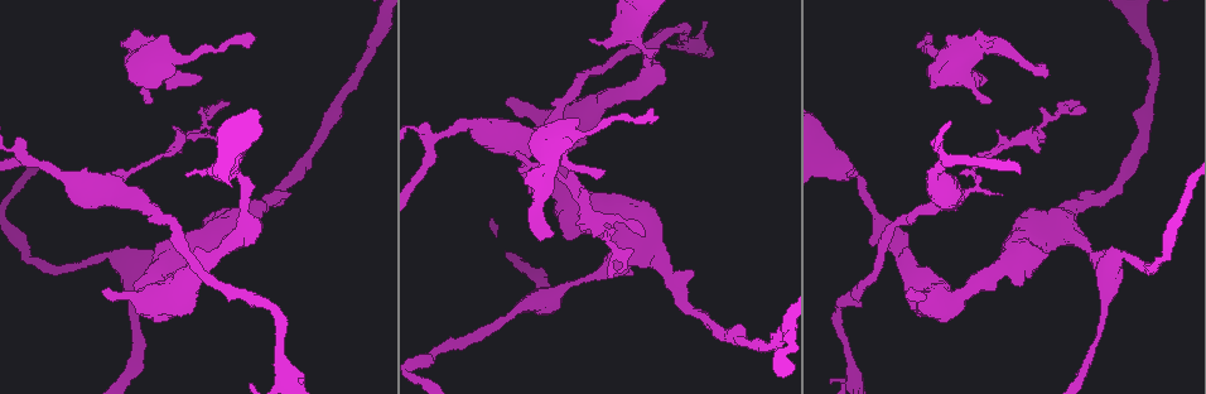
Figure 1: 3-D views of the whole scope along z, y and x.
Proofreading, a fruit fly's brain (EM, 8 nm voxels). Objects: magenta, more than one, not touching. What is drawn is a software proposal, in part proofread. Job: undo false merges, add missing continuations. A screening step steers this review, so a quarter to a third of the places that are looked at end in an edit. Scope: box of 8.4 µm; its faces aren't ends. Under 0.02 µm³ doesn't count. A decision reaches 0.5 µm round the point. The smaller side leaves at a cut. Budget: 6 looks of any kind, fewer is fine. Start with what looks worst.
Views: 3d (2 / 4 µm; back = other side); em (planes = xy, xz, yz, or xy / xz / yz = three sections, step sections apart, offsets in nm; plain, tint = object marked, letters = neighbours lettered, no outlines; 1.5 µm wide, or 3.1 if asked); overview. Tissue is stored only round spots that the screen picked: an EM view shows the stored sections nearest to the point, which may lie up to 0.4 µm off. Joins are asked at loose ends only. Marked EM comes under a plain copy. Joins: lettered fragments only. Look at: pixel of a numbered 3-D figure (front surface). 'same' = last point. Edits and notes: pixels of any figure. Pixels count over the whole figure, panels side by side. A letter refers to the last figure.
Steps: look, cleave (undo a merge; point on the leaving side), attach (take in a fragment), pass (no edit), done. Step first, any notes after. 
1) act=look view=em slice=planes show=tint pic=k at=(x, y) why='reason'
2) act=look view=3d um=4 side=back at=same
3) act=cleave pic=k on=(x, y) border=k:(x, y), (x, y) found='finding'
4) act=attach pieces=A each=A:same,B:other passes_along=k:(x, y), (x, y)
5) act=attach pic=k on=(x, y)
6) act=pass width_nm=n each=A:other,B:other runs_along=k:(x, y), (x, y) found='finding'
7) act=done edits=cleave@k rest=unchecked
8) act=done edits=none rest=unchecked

act=look view=em slice=xy step=4 show=letters pic=1 at=(1042, 66) why='branch stops here'

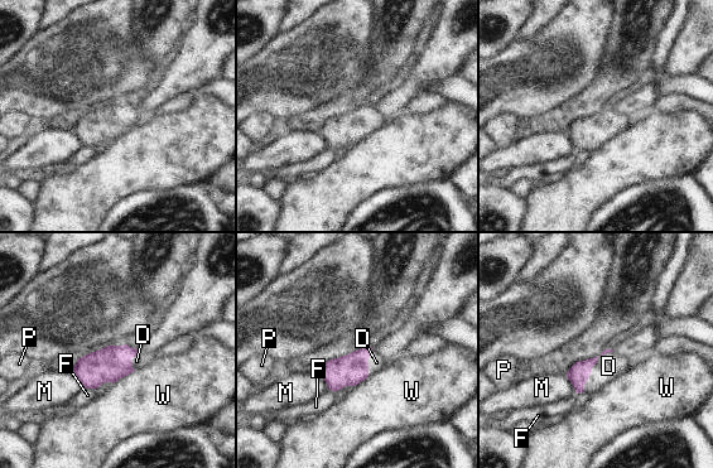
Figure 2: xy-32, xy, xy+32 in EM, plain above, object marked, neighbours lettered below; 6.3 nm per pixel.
act=look view=em slice=planes show=letters at=same

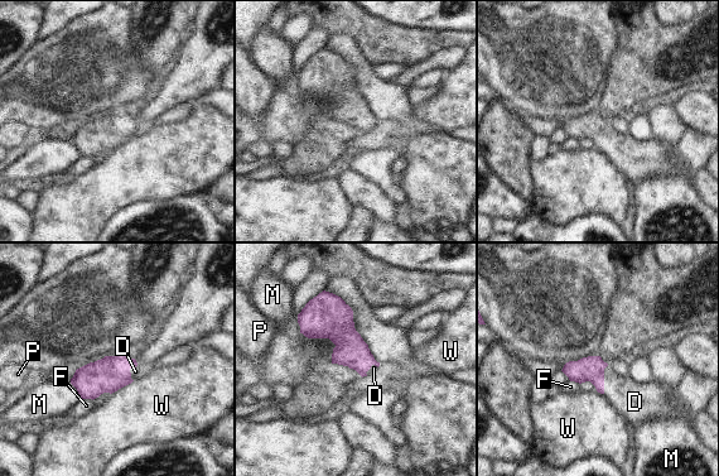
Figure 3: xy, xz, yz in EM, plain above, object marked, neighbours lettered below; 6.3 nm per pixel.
act=attach pieces=D longest_contact=P:320nm each=D:same,F:other,M:other,P:other,W:other passes_along=3:(590, 369), (603, 379), (635, 402) found='it goes on there'

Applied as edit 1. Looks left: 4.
act=look view=em slice=planes show=letters pic=1 at=(582, 229) why='thin end'

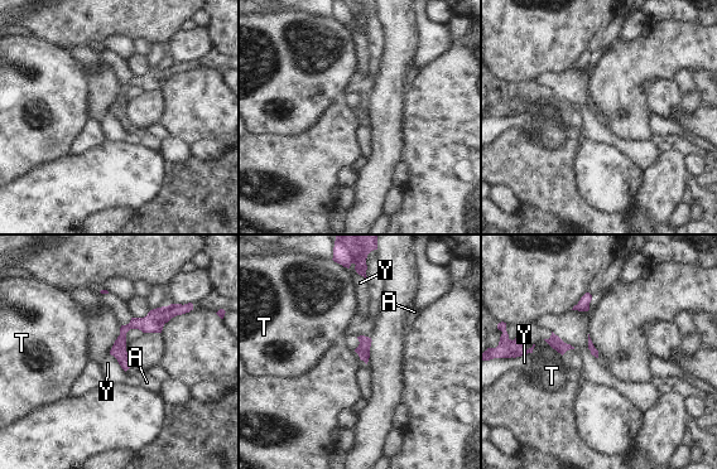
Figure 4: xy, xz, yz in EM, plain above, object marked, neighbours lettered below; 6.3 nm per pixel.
act=pass each=A:other,T:other,Y:other runs_along=4:(179, 310), (129, 325), (114, 352) found='no lettered fragment goes on from it'

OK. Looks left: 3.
act=look view=em slice=planes show=letters pic=1 at=(185, 172) why='branch stops here'

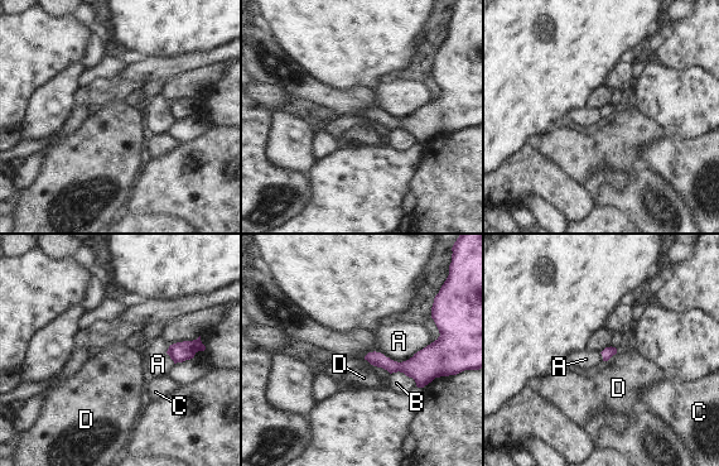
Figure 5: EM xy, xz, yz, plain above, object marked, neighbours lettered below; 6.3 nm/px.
act=pass longest_contact=A:340nm each=A:other,B:other,C:other,D:other border=5:(371, 364), (375, 366) found='no lettered fragment goes on from it'

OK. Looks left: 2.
act=done edits=attach@3 rest=unchecked

